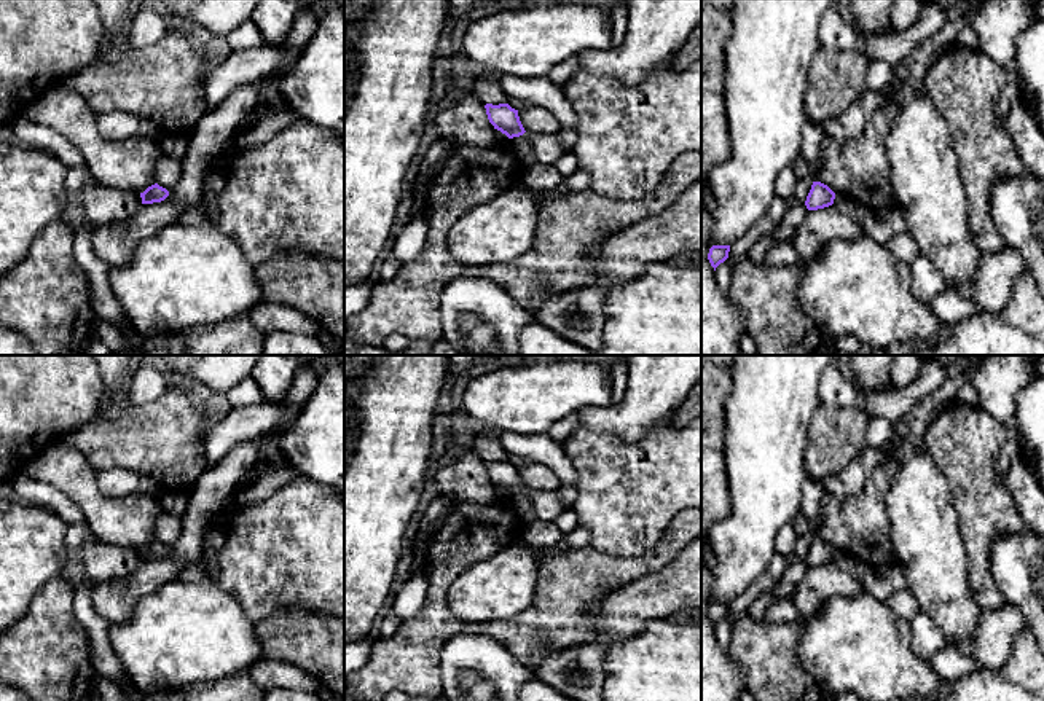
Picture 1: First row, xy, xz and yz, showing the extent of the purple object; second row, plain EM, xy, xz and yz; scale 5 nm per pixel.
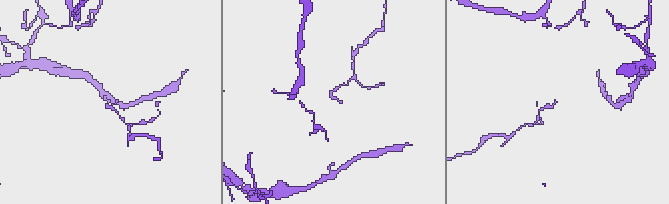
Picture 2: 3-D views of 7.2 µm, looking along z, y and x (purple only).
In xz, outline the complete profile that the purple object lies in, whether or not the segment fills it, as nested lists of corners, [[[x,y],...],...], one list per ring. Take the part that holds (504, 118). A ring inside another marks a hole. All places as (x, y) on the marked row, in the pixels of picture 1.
[[[486,104],[485,108],[494,129],[500,131],[508,139],[520,137],[526,132],[520,121],[518,110],[512,108],[508,104]]]

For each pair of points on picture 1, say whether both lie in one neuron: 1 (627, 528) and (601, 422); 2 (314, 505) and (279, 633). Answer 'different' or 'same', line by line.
1: different
2: different

